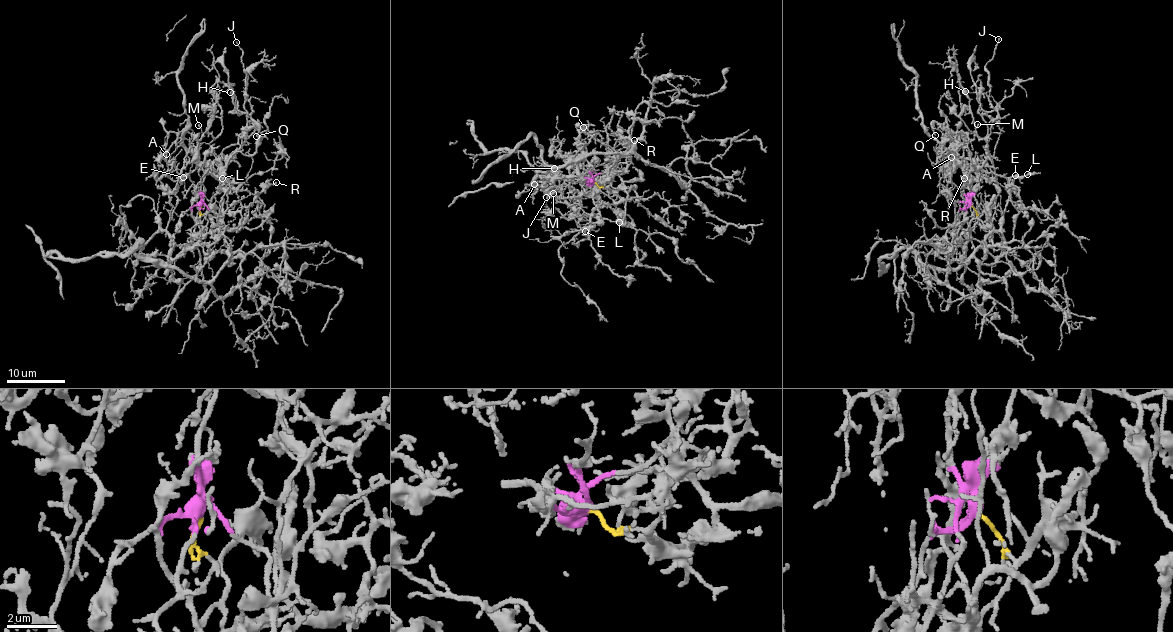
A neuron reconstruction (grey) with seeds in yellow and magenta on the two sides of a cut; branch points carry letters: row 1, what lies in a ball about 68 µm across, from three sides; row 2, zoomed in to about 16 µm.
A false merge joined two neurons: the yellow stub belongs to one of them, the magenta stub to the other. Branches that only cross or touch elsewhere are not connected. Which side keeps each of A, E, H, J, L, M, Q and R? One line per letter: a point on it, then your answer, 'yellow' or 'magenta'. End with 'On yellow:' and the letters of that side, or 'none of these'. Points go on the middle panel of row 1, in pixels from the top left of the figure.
A: (534, 184) | magenta
E: (585, 231) | magenta
H: (554, 168) | magenta
J: (546, 197) | magenta
L: (619, 222) | magenta
M: (553, 193) | magenta
Q: (583, 127) | magenta
R: (634, 140) | magenta
On yellow: none of these

